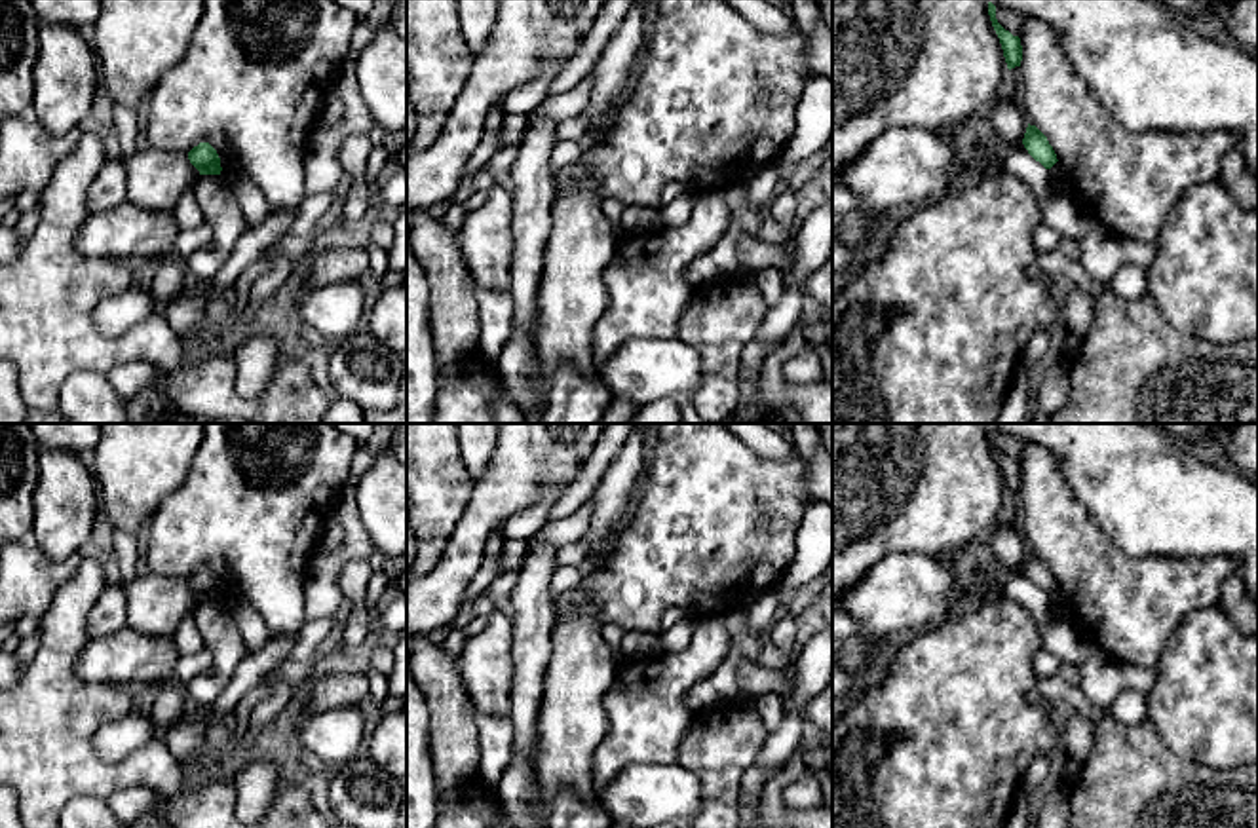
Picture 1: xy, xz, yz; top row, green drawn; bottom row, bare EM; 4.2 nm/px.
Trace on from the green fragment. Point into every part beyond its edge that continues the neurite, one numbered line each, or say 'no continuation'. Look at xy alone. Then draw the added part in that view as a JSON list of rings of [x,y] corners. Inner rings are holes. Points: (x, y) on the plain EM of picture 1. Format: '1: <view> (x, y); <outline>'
no continuation

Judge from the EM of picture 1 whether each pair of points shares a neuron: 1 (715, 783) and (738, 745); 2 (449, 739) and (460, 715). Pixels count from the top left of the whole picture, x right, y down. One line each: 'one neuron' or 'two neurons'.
1: one neuron
2: one neuron

